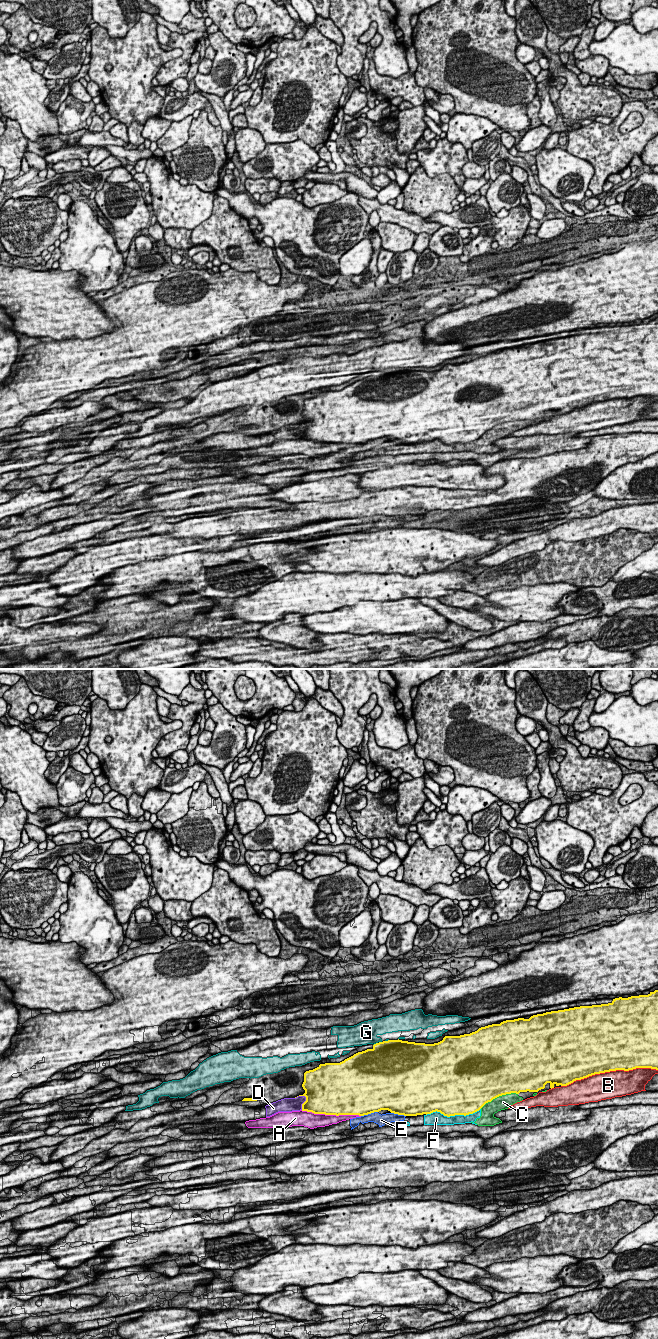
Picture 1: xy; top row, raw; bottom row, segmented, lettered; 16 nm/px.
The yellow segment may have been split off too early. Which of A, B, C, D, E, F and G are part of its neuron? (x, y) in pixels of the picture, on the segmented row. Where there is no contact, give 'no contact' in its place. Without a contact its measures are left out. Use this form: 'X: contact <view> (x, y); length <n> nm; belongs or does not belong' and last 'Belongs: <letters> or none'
A: contact xy (331, 1114); length 950 nm; does not belong
B: contact xy (609, 1071); length 1600 nm; does not belong
C: contact xy (498, 1096); length 650 nm; does not belong
D: contact xy (304, 1102); length 240 nm; does not belong
E: contact xy (369, 1113); length 280 nm; does not belong
F: contact xy (453, 1115); length 900 nm; does not belong
G: contact xy (376, 1043); length 100 nm; does not belong
Belongs: none

